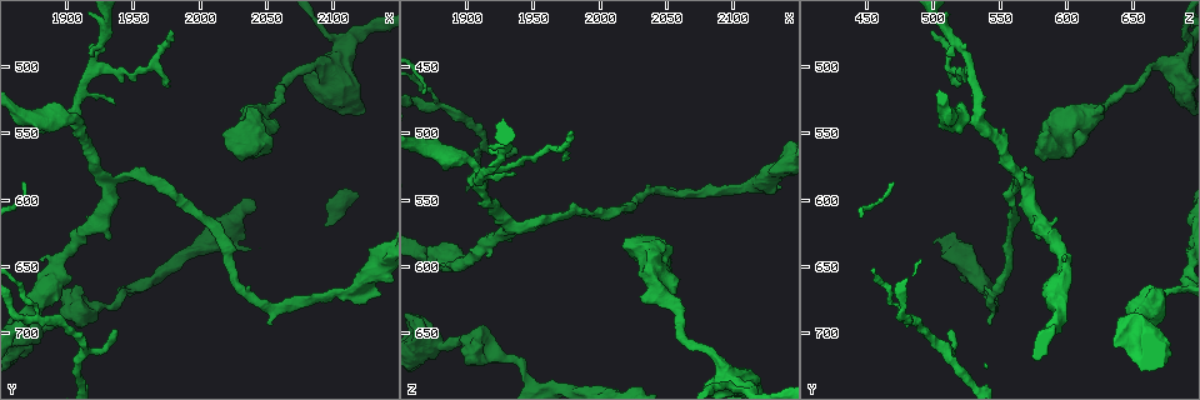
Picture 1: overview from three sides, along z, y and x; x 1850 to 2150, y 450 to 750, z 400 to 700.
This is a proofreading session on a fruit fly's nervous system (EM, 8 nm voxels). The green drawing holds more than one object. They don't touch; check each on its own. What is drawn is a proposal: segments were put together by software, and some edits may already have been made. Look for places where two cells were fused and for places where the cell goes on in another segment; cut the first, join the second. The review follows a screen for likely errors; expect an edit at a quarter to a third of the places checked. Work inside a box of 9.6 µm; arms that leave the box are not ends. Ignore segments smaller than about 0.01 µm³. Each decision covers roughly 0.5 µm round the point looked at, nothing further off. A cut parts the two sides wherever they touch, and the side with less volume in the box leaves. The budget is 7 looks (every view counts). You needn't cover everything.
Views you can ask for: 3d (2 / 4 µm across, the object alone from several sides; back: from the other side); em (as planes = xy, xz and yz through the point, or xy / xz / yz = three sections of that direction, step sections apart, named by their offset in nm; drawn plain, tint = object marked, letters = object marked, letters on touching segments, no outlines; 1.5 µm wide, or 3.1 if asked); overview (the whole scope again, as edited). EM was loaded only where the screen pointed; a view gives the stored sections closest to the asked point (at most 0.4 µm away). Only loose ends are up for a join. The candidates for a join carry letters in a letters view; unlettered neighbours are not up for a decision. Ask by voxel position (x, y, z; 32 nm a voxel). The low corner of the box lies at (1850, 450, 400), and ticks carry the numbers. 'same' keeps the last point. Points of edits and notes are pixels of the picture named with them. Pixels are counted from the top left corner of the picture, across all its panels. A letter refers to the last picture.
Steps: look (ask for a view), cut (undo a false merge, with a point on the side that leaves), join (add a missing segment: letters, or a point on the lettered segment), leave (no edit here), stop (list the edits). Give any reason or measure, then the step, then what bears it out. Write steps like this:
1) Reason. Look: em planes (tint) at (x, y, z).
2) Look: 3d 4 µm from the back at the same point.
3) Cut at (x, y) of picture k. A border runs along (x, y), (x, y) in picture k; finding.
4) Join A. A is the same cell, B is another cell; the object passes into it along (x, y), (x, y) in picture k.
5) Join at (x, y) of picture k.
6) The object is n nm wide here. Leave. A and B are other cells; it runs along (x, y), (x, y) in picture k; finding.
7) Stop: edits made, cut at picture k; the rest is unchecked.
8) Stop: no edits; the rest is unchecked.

Abrupt turn. Look: em xz step 8 (tint) at (1936, 584, 572).

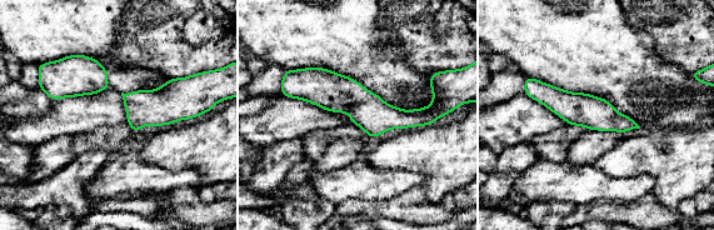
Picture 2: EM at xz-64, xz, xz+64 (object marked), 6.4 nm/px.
Another direction. Look: em planes (letters) at the same point.

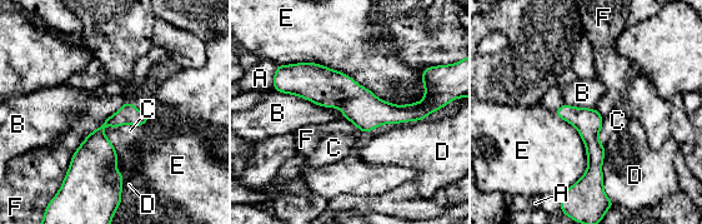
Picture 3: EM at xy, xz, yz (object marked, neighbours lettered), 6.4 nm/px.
Leave. A, B, C, D, E and F are other cells; continuous, no second cell.

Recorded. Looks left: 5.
Free end. Look: 3d 4 µm from the back at (1938, 700, 514).

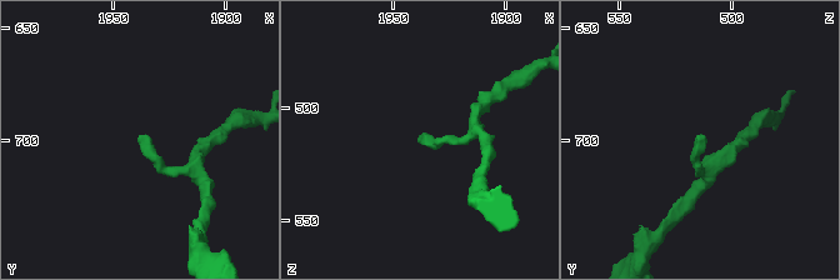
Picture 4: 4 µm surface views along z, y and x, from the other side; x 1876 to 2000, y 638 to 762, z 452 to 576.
Look: em planes (plain) at (1937, 699, 516).

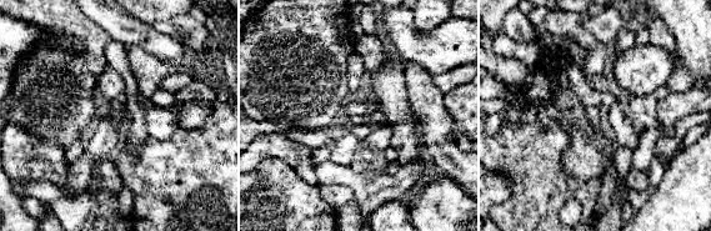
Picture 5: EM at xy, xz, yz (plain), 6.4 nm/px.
Look: em planes (letters) at the same point.

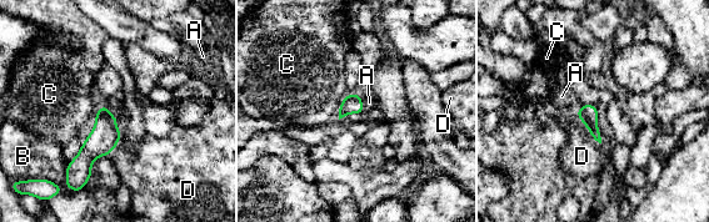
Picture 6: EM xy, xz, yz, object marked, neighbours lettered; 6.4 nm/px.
The object is 120 nm wide here. Join A. A is the same cell, B, C and D are other cells; the object passes into it along (351, 104), (362, 102), (369, 102) in picture 6; it goes on there.

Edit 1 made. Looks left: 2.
Redraw. Look: overview.

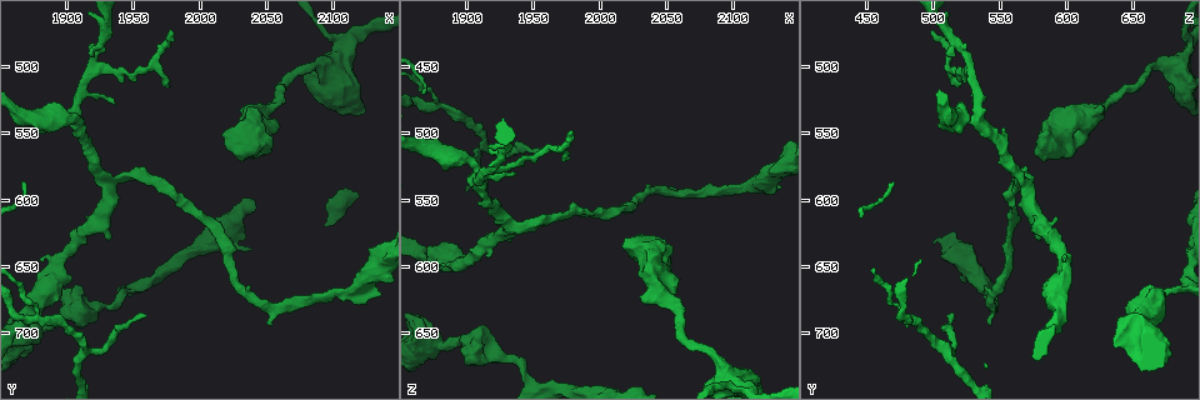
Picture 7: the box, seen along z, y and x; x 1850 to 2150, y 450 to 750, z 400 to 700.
A fork. Look: em planes (letters) at (1874, 698, 656).

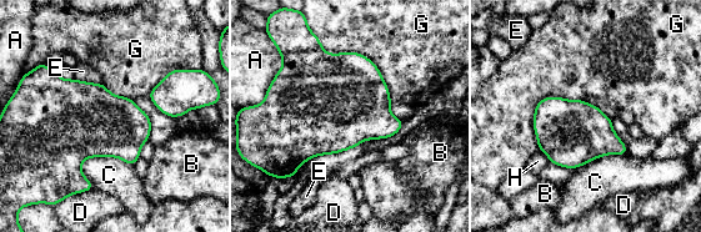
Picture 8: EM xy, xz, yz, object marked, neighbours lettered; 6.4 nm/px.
Leave. A, B, C, D, E, G and H are other cells; a border runs along (309, 28), (365, 55), (391, 100) in picture 8; all the same cell.

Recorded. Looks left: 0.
Stop: edits made, join at picture 6; the rest is unchecked.

